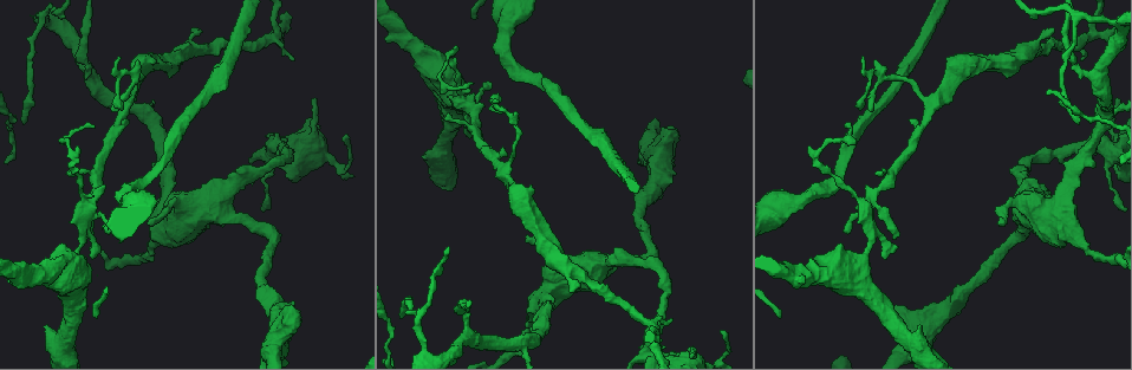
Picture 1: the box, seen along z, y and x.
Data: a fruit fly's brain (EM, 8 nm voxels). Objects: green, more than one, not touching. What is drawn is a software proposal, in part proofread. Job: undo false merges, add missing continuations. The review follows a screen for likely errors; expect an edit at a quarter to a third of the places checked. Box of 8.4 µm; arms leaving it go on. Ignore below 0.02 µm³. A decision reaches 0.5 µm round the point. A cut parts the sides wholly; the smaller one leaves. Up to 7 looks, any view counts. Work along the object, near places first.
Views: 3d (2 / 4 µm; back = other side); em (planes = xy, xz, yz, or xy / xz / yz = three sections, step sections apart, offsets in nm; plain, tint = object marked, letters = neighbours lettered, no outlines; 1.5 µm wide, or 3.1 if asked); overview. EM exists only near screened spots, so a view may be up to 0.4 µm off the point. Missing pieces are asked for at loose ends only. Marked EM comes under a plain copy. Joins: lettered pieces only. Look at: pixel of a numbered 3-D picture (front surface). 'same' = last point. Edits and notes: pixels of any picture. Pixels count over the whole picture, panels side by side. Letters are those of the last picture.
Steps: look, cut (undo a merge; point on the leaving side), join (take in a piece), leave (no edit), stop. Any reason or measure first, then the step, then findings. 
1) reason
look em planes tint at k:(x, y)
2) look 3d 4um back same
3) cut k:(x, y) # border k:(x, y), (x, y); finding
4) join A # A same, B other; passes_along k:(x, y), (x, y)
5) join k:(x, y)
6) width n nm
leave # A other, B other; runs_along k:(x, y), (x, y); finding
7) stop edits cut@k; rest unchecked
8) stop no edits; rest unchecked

tapers out
look em planes letters at 1:(120, 59)

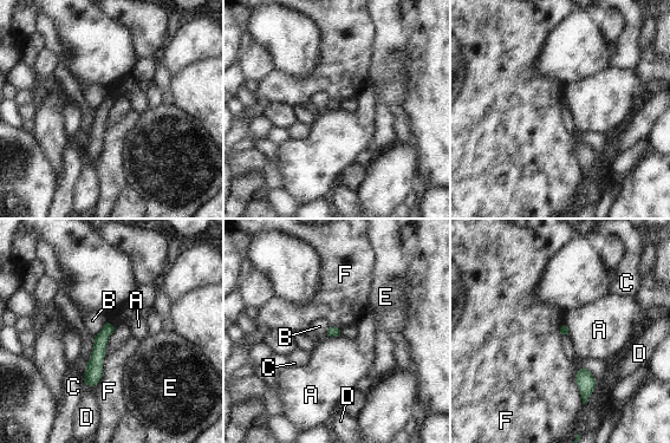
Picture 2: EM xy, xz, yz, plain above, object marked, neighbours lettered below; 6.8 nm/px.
longest_contact F 260 nm
leave # A other, B other, C other, D other, E other, F other; none of them fits

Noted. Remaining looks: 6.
look em yz step 8 tint at 1:(21, 120)

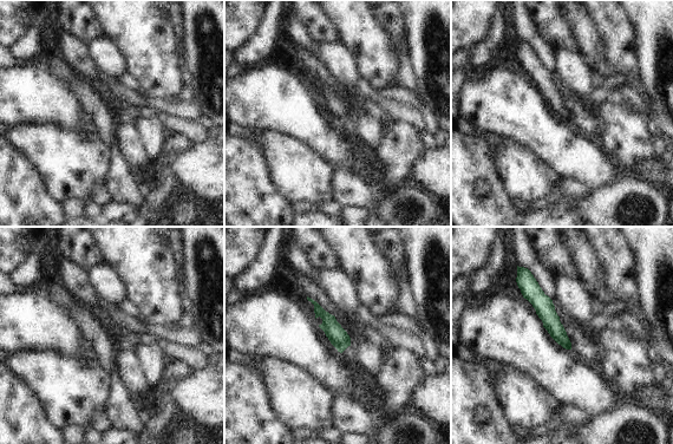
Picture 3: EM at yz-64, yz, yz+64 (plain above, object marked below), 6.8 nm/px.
look em xy step 8 letters same

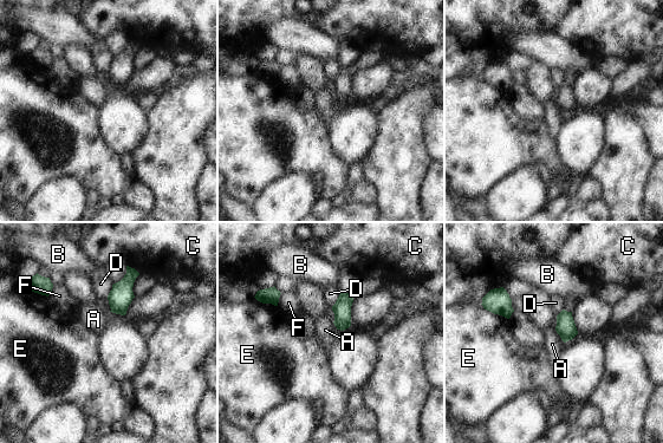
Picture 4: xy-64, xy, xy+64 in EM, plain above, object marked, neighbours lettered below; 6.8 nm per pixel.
width 110 nm
leave # A other, B other, C other, D other, E other, F other; border 4:(554, 329), (564, 341); no lettered piece goes on from it

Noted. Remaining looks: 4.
thick turns thin
look em planes letters at 1:(1108, 159)

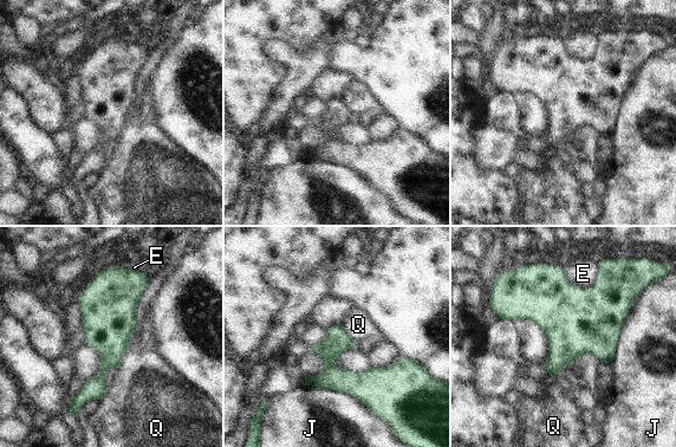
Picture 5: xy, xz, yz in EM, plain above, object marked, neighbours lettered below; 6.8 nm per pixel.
leave # E other, J other, Q other; runs_along 5:(402, 364), (382, 380), (307, 381); one cell here

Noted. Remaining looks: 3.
stop no edits; rest unchecked

